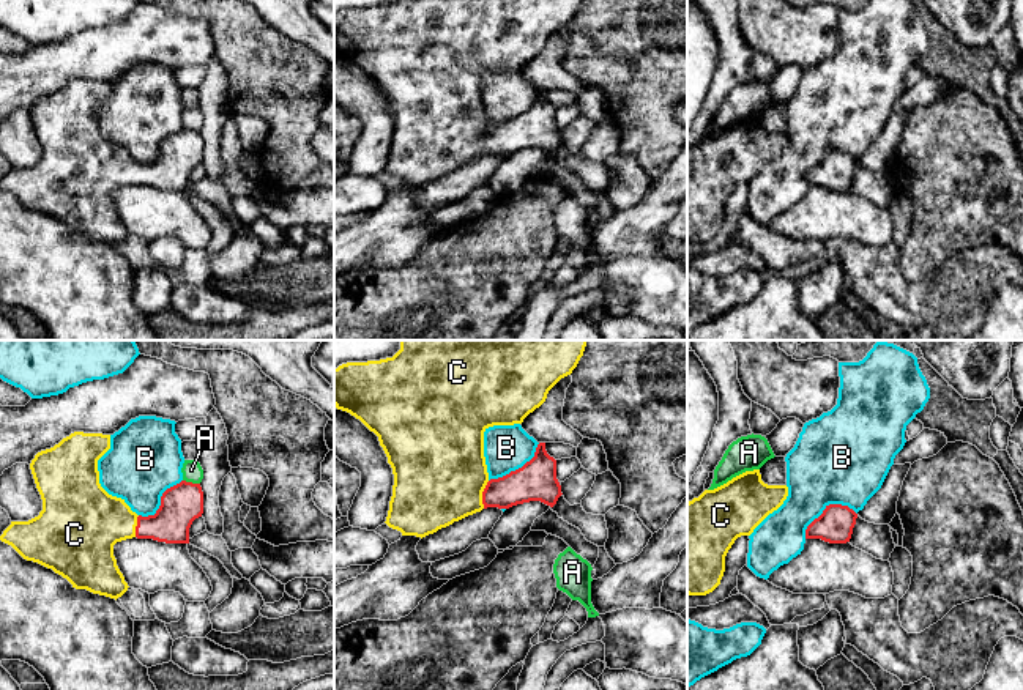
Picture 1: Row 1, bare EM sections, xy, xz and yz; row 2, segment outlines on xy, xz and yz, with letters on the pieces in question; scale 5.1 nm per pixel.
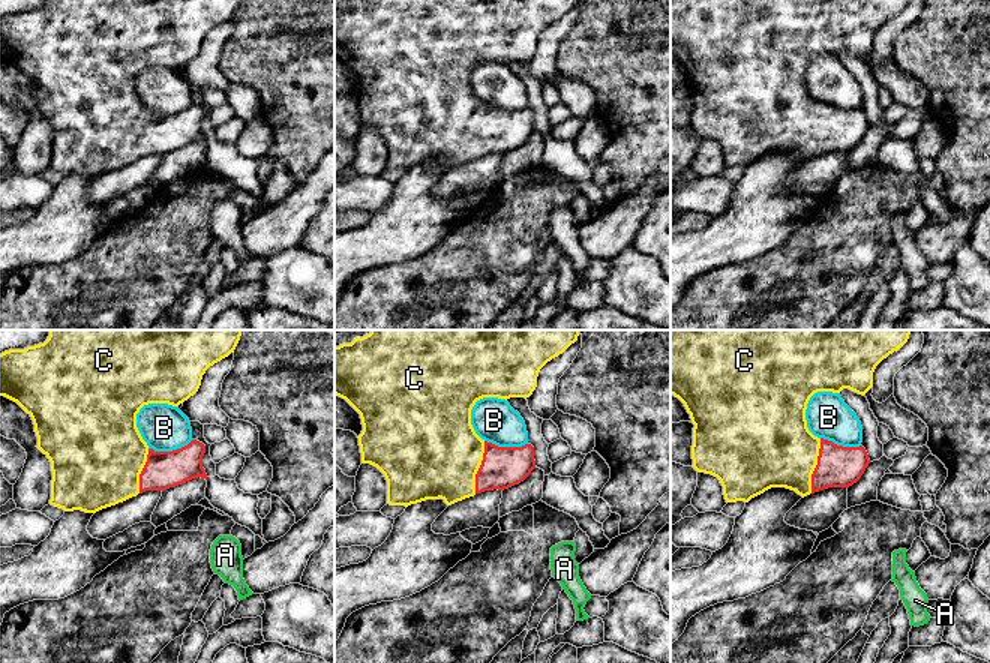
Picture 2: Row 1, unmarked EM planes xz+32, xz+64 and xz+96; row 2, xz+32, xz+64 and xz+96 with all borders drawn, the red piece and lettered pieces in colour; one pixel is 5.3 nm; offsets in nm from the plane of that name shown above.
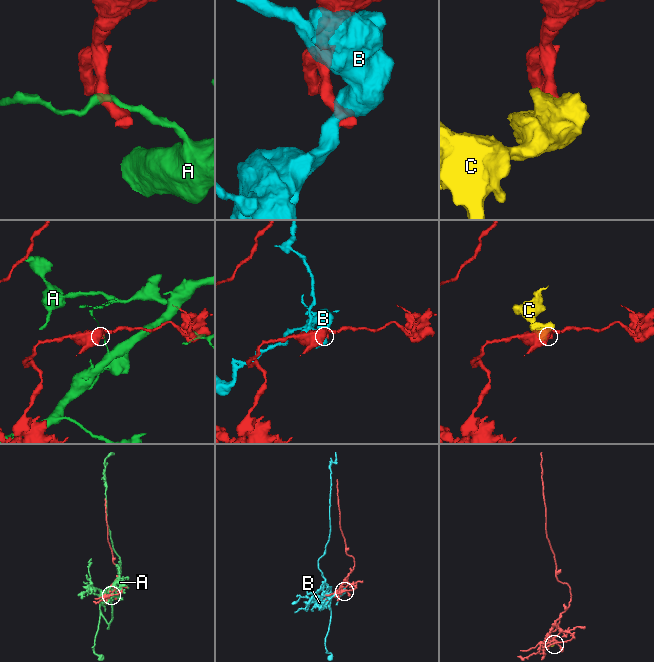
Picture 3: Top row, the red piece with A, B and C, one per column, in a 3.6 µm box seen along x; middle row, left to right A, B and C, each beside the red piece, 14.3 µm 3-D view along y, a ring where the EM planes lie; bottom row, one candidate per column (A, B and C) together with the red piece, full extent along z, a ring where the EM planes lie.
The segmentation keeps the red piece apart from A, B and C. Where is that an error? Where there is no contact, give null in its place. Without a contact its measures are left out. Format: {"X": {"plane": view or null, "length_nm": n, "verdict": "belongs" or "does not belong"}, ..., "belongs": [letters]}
{"A": {"plane": "xy", "length_nm": 90, "verdict": "does not belong"}, "B": {"plane": "yz", "length_nm": 300, "verdict": "does not belong"}, "C": {"plane": "xz", "length_nm": 150, "verdict": "belongs"}, "belongs": ["C"]}

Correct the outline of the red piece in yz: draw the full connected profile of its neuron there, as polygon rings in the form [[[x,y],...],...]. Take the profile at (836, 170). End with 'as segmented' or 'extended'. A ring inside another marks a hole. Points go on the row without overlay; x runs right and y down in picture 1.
[[[829,151],[805,176],[805,186],[846,191],[851,186],[857,161],[848,153]]] | as segmented

